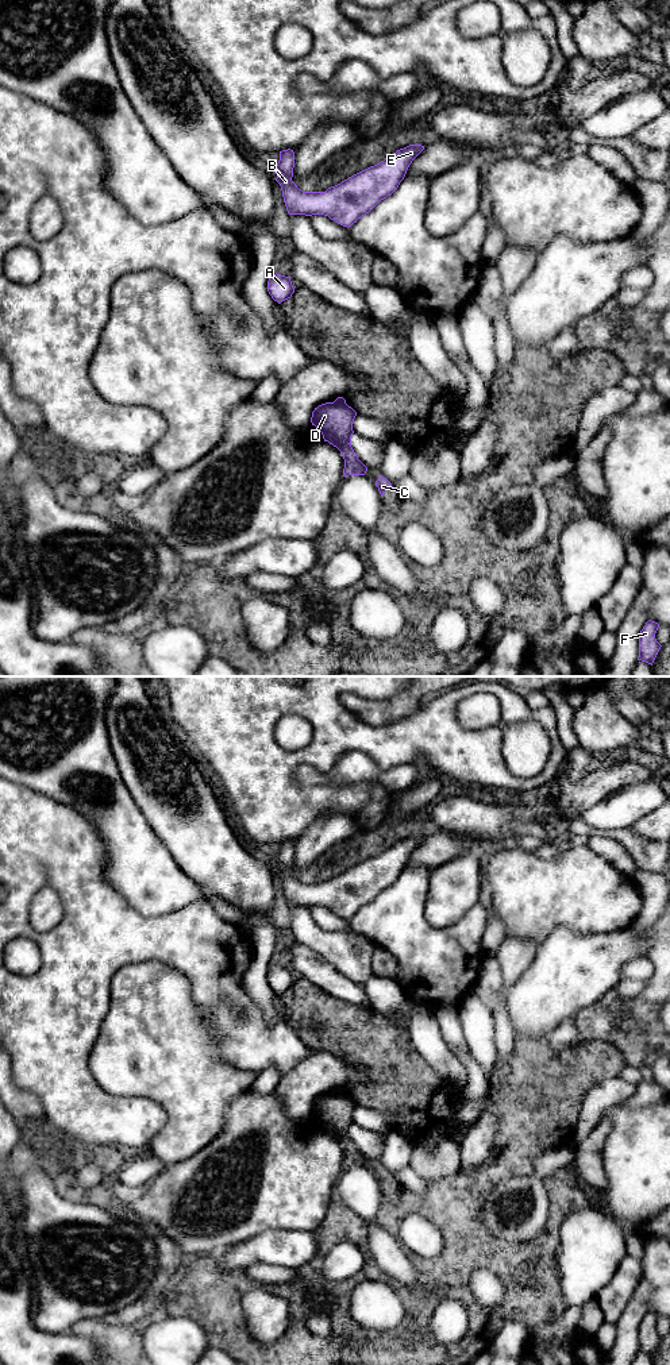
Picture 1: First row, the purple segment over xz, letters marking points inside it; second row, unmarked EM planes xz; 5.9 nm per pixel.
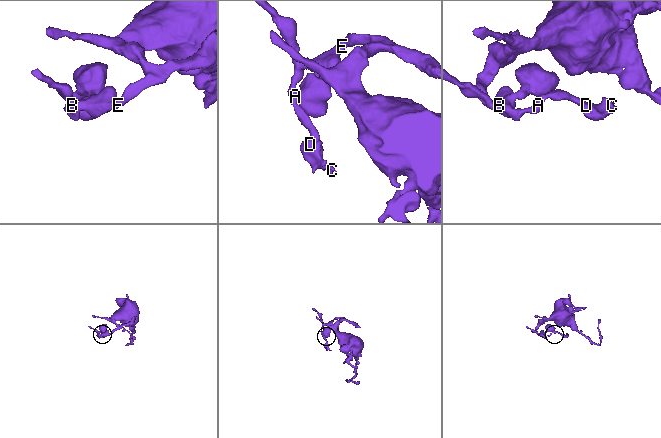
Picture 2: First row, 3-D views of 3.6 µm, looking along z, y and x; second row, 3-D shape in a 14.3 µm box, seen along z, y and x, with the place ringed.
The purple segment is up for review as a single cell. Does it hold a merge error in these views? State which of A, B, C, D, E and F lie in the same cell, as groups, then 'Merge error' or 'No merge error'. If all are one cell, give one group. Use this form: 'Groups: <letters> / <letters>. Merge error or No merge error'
Groups: A B E F / C D. Merge error

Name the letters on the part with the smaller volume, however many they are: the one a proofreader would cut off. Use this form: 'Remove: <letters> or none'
Remove: C, D

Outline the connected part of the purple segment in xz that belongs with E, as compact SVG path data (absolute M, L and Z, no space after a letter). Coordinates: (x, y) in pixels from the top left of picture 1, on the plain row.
M421 836L400 840L326 883L303 883L297 879L292 872L294 844L290 840L280 842L273 863L289 906L324 906L349 919L398 879L409 856L423 841Z

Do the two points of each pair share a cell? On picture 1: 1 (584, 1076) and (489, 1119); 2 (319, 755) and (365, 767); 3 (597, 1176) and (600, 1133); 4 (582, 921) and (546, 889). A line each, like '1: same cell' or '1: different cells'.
1: different cells
2: different cells
3: same cell
4: same cell

